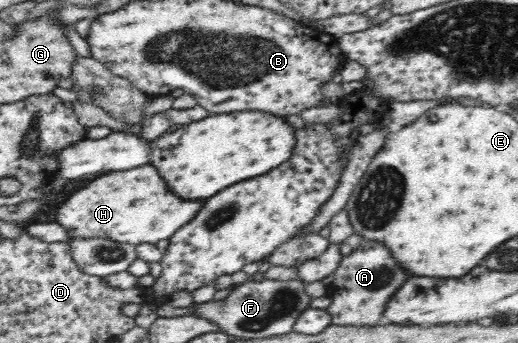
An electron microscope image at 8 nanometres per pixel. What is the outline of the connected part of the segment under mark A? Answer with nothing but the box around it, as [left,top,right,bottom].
[327,241,406,325]

